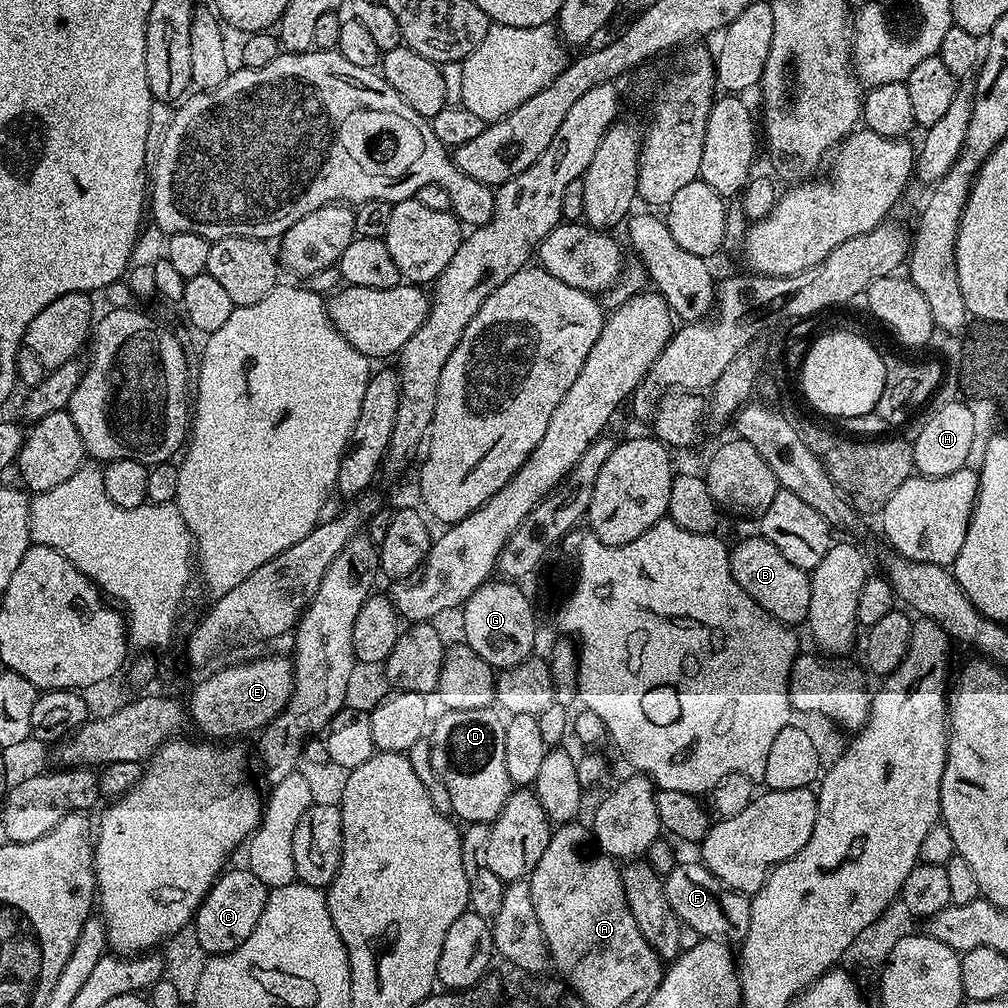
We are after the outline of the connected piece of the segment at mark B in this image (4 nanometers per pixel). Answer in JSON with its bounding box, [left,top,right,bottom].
[728,534,812,626]

